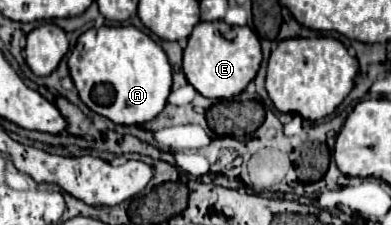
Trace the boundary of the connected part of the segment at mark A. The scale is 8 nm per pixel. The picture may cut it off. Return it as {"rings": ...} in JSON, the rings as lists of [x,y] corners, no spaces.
{"rings":[[[131,25],[87,29],[77,39],[67,65],[81,101],[91,111],[121,125],[139,125],[159,115],[171,89],[171,65],[165,51]]]}

